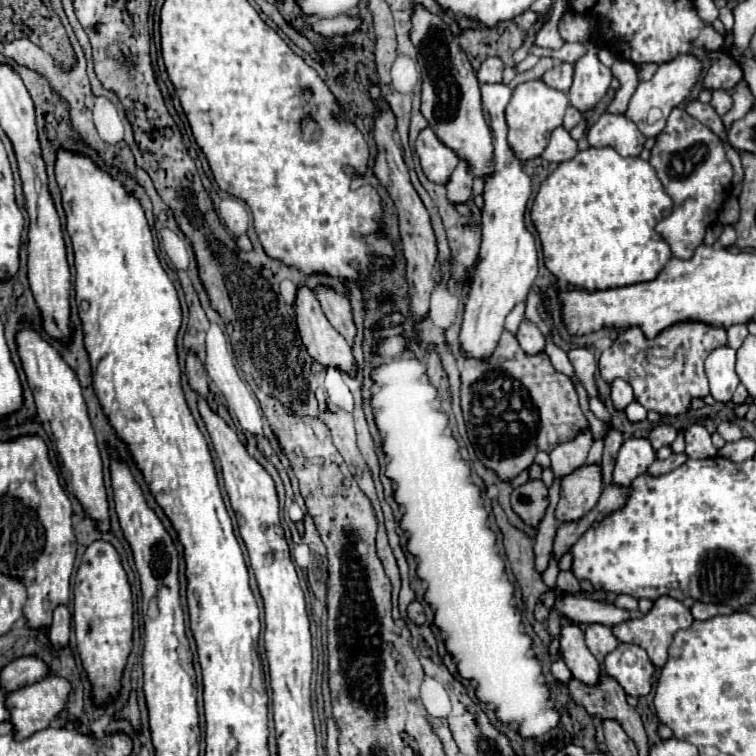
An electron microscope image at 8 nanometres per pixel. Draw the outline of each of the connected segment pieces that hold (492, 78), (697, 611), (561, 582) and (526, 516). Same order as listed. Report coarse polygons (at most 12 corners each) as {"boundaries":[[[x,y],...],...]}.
{"boundaries":[[[487,57],[479,67],[481,83],[501,83],[505,63]],[[695,603],[693,619],[707,621],[715,615],[731,615],[725,605]],[[561,571],[557,587],[567,593],[579,593],[579,581],[571,571]],[[541,479],[511,493],[513,511],[537,527],[549,505]]]}

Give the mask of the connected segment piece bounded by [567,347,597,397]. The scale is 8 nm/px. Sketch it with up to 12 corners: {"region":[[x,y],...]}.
{"region":[[587,347],[569,349],[569,361],[589,397],[597,397],[597,363]]}

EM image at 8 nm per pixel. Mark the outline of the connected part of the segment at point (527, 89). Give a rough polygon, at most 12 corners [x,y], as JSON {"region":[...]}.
{"region":[[541,79],[515,87],[507,141],[539,157],[561,125],[567,93]]}

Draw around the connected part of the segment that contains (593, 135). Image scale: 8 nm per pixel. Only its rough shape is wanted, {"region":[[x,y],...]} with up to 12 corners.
{"region":[[603,113],[587,131],[591,147],[623,157],[643,151],[645,135],[625,115]]}

